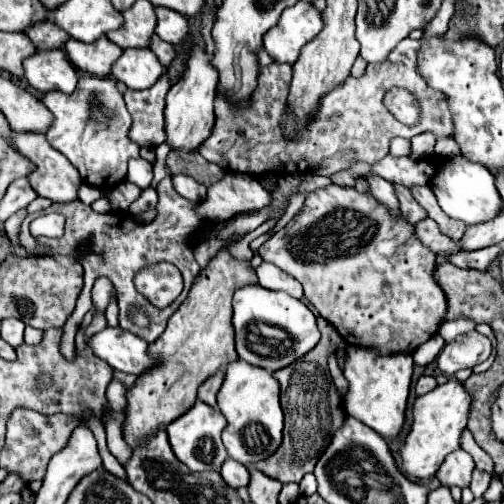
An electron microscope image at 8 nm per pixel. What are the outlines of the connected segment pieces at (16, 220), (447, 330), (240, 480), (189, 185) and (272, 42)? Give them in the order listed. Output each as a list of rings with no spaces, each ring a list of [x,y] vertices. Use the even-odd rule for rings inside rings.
[[[21,209],[12,215],[4,224],[4,228],[7,236],[14,245],[20,245],[18,241],[18,233],[20,232],[20,226],[22,221],[28,215],[26,209]]]
[[[458,319],[458,321],[444,321],[442,327],[440,327],[440,335],[444,337],[444,341],[454,341],[458,335],[464,335],[464,333],[470,333],[474,331],[474,323],[470,319]]]
[[[226,459],[222,469],[220,469],[220,475],[222,479],[226,481],[228,487],[234,487],[234,489],[240,489],[240,487],[246,487],[248,481],[250,481],[250,473],[248,473],[248,467],[234,461],[234,459]]]
[[[174,175],[172,183],[174,183],[174,189],[188,200],[203,201],[207,197],[207,188],[202,183],[194,181],[192,177],[188,177],[188,175]],[[190,193],[195,193],[195,196],[192,194],[192,198],[189,198]]]
[[[298,1],[296,5],[288,7],[278,25],[266,33],[264,49],[276,63],[294,65],[300,57],[300,49],[312,41],[322,27],[324,23],[320,11],[312,3]]]

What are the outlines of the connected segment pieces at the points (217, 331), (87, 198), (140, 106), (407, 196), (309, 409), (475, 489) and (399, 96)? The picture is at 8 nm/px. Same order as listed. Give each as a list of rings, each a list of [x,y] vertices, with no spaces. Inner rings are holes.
[[[232,235],[226,245],[214,255],[214,259],[210,259],[210,263],[206,265],[206,269],[200,271],[200,275],[196,277],[186,301],[180,305],[180,309],[170,317],[170,323],[166,327],[166,331],[158,337],[158,341],[154,341],[150,345],[150,353],[156,355],[160,359],[160,365],[156,365],[154,369],[150,369],[148,373],[140,375],[136,385],[128,389],[126,393],[126,421],[124,421],[124,439],[126,443],[134,449],[140,447],[144,443],[144,439],[148,435],[152,435],[154,431],[160,429],[160,425],[168,425],[170,421],[178,419],[180,415],[184,415],[196,401],[196,389],[200,387],[202,381],[206,381],[212,371],[224,369],[228,363],[238,359],[238,353],[234,349],[234,327],[232,327],[232,295],[238,287],[244,285],[256,285],[258,277],[256,271],[250,267],[250,261],[240,261],[234,259],[228,251],[228,245],[240,241],[240,235]]]
[[[82,185],[80,187],[80,201],[82,203],[88,203],[88,205],[92,205],[96,199],[100,199],[102,197],[102,193],[100,193],[100,189],[96,189],[96,187],[90,187],[90,185]]]
[[[164,75],[150,89],[134,91],[128,89],[124,93],[124,101],[128,111],[132,113],[130,139],[140,147],[158,147],[166,141],[164,120],[164,97],[170,89],[168,75]]]
[[[395,184],[395,195],[399,201],[399,209],[402,209],[402,215],[410,221],[410,223],[418,223],[422,219],[428,217],[426,209],[412,197],[412,191],[408,187]]]
[[[318,317],[318,327],[322,331],[322,339],[314,351],[306,353],[298,363],[292,363],[286,369],[278,369],[274,377],[280,383],[280,401],[284,411],[284,441],[278,447],[278,451],[258,463],[252,463],[250,467],[262,471],[264,475],[280,481],[280,483],[300,483],[306,473],[314,471],[314,465],[330,445],[330,439],[338,427],[344,423],[344,405],[342,397],[336,391],[330,371],[328,371],[328,355],[338,351],[340,347],[346,347],[346,341],[334,331],[334,327]]]
[[[474,471],[474,475],[472,475],[472,483],[470,483],[470,489],[472,489],[472,493],[474,493],[474,497],[482,497],[484,495],[484,491],[488,489],[488,485],[490,485],[490,479],[492,479],[492,475],[488,475],[486,471]]]
[[[390,91],[386,95],[384,103],[396,119],[402,119],[402,123],[406,123],[406,125],[418,123],[420,107],[418,107],[418,101],[414,99],[414,95],[410,95],[408,91]]]

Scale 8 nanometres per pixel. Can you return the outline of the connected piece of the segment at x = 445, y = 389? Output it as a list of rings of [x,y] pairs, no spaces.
[[[448,379],[444,385],[438,385],[430,393],[416,399],[414,423],[400,449],[402,469],[412,479],[428,479],[442,465],[444,457],[460,449],[460,435],[466,429],[472,409],[472,395],[456,379]]]

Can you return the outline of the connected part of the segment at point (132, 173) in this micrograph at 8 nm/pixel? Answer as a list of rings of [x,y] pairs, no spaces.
[[[130,159],[126,179],[130,183],[138,185],[140,189],[150,187],[150,183],[152,183],[152,165],[148,161],[144,161],[144,159]]]

